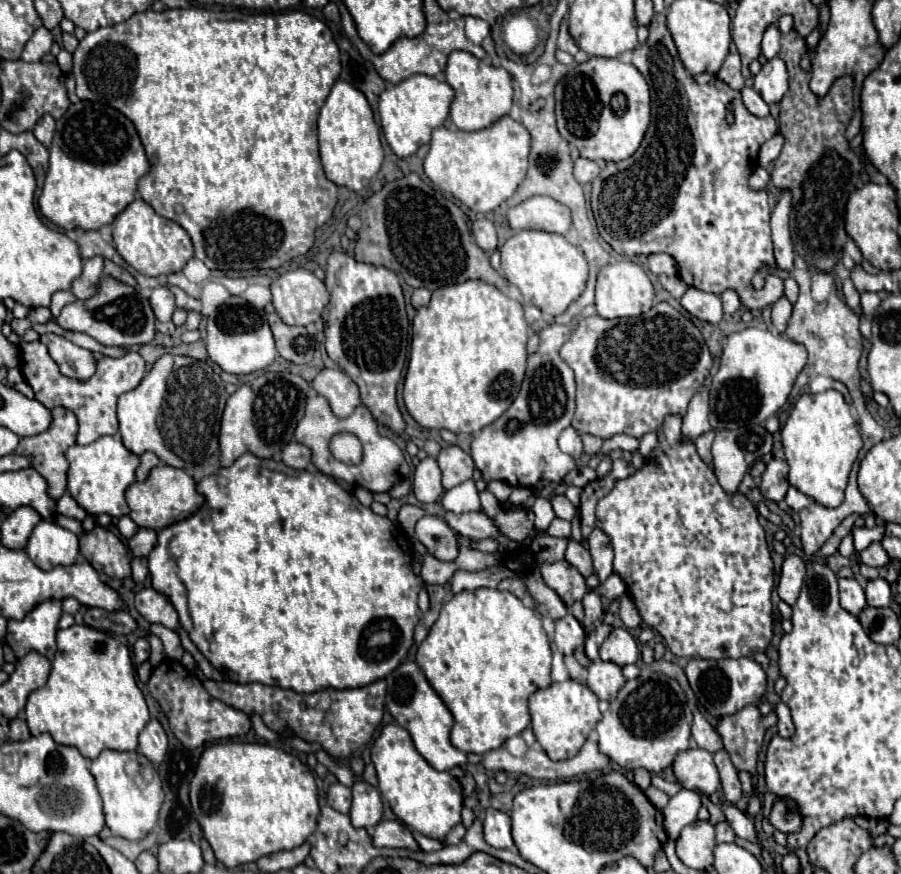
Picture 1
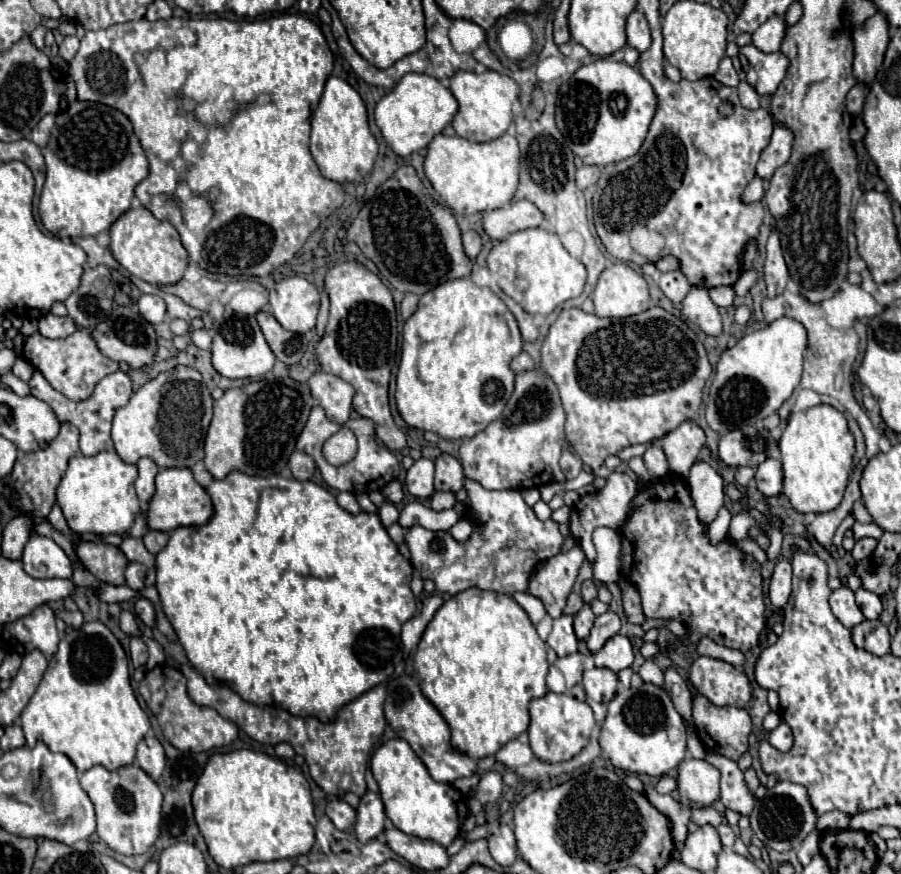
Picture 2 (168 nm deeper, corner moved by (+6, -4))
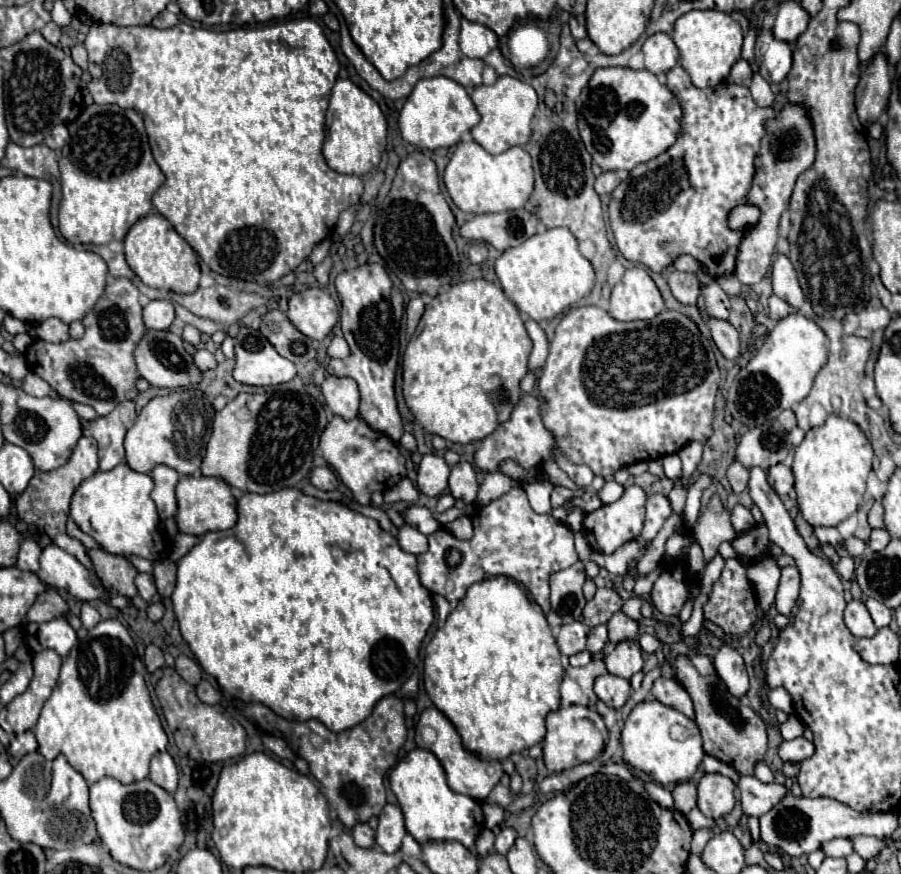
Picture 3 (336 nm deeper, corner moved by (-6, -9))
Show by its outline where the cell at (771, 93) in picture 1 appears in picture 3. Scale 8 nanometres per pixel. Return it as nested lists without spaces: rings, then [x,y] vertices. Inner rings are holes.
[[[760,31],[756,37],[756,61],[760,75],[770,83],[780,83],[792,69],[792,47],[774,39],[772,33]]]

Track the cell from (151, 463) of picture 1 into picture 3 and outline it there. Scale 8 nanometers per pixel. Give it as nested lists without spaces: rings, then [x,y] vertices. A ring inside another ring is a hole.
[[[156,465],[150,473],[154,479],[154,489],[152,489],[152,501],[158,507],[160,519],[174,517],[176,513],[176,495],[174,487],[178,483],[178,473],[166,465]]]

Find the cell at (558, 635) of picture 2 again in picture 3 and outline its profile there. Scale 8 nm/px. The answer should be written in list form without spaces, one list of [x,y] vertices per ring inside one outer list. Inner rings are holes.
[[[574,621],[568,625],[562,625],[560,633],[558,633],[558,647],[564,655],[576,655],[580,651],[586,649],[586,635],[588,635],[590,627],[582,621]]]

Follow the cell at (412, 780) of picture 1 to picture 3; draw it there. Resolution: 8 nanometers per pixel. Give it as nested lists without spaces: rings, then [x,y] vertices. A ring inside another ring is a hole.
[[[412,749],[390,769],[390,789],[396,795],[404,813],[406,831],[418,841],[458,841],[466,849],[474,849],[474,839],[484,829],[482,805],[468,795],[456,793],[446,785],[446,775],[434,753],[426,749]]]

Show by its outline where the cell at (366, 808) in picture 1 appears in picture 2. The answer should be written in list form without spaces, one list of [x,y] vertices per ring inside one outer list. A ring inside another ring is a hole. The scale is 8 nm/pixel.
[[[366,792],[360,798],[360,806],[356,812],[356,824],[354,824],[354,832],[358,840],[366,844],[374,840],[376,836],[380,836],[384,832],[384,820],[386,820],[386,812],[384,812],[384,804],[380,796],[374,792]]]

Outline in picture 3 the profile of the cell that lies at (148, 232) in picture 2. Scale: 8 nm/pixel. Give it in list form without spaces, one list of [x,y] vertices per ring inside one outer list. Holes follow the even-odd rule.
[[[160,213],[146,215],[136,221],[124,237],[124,253],[132,271],[150,287],[174,293],[194,293],[200,281],[200,265],[194,249],[176,233]]]

